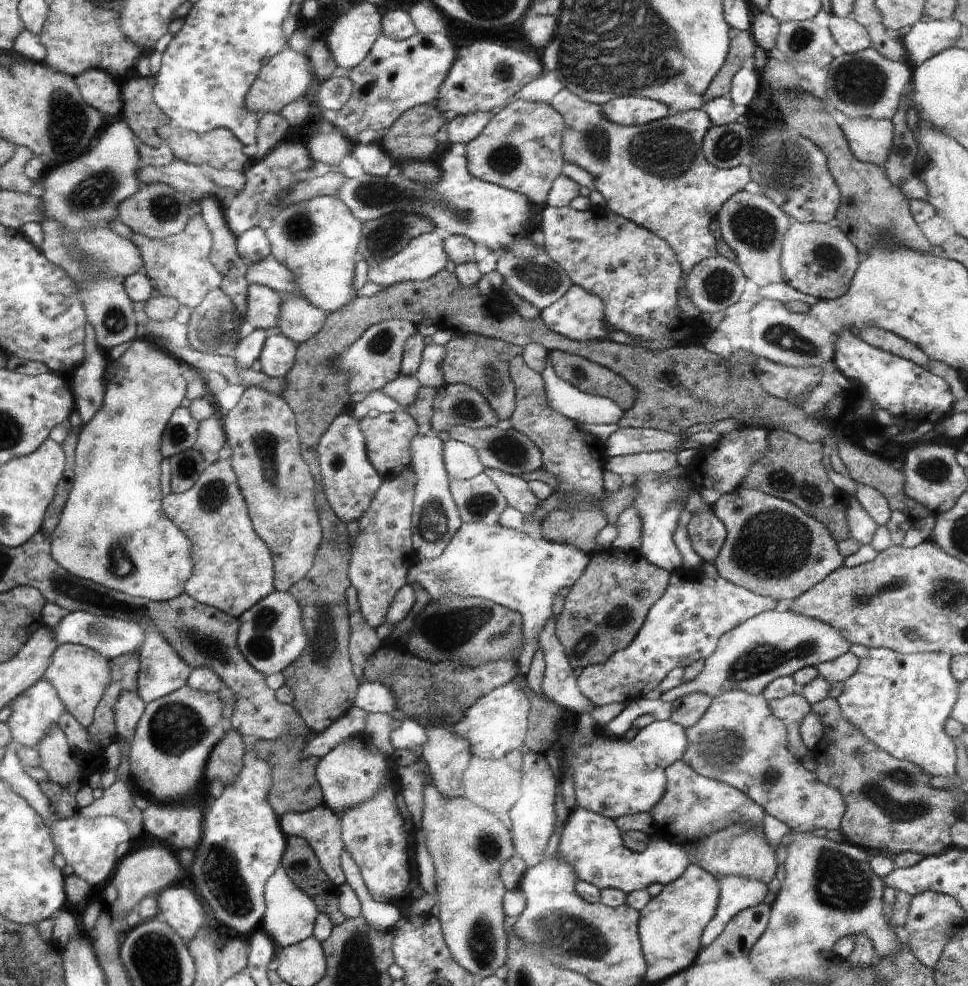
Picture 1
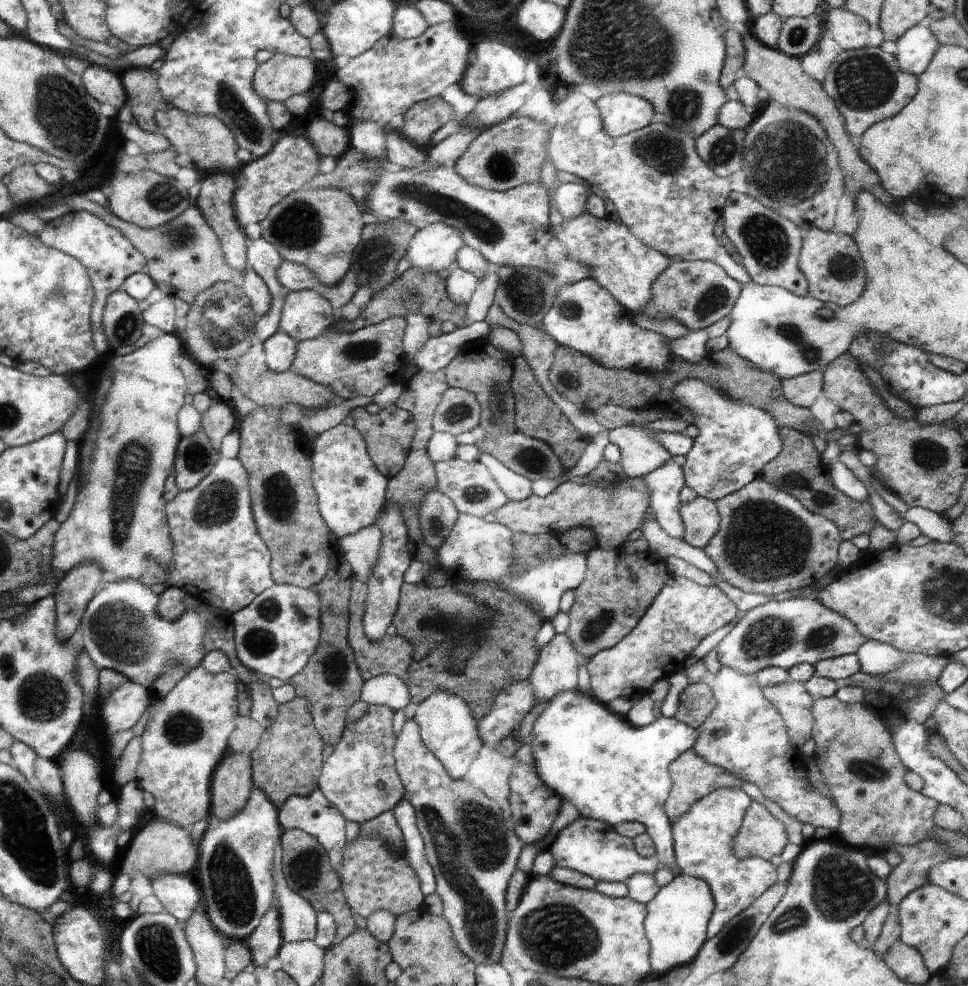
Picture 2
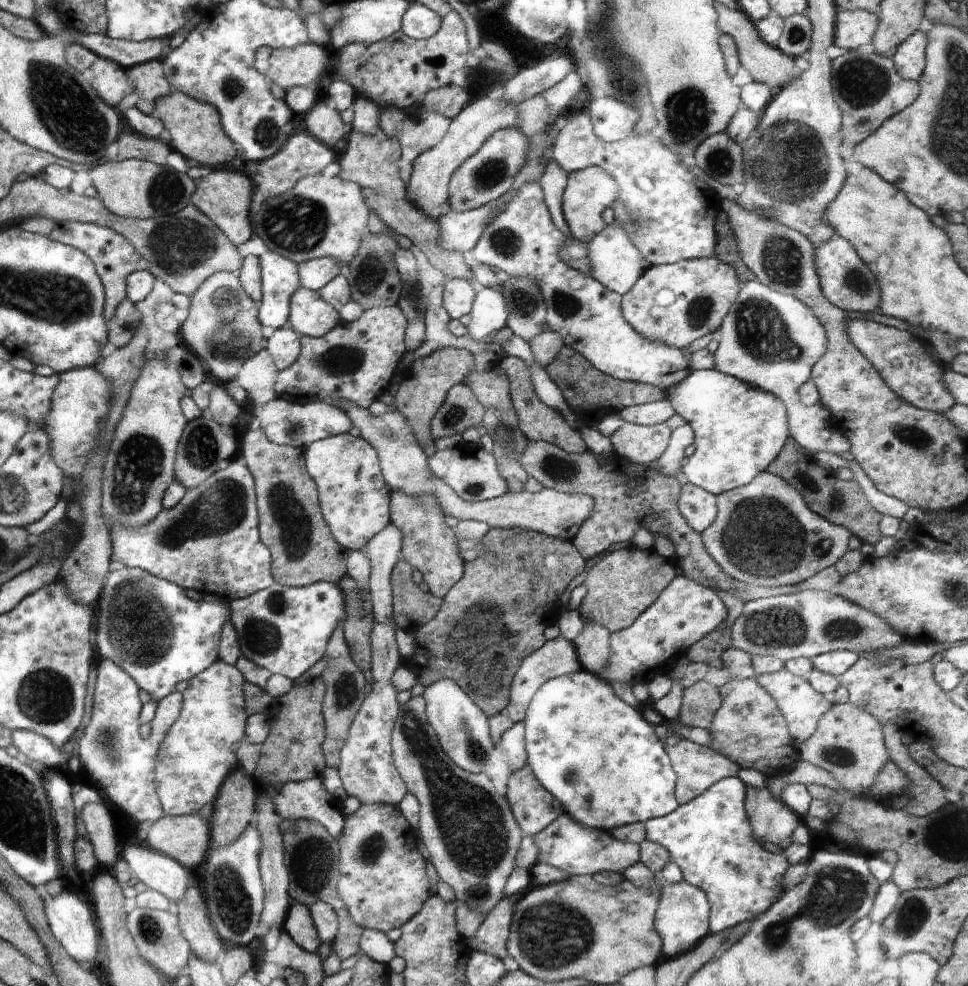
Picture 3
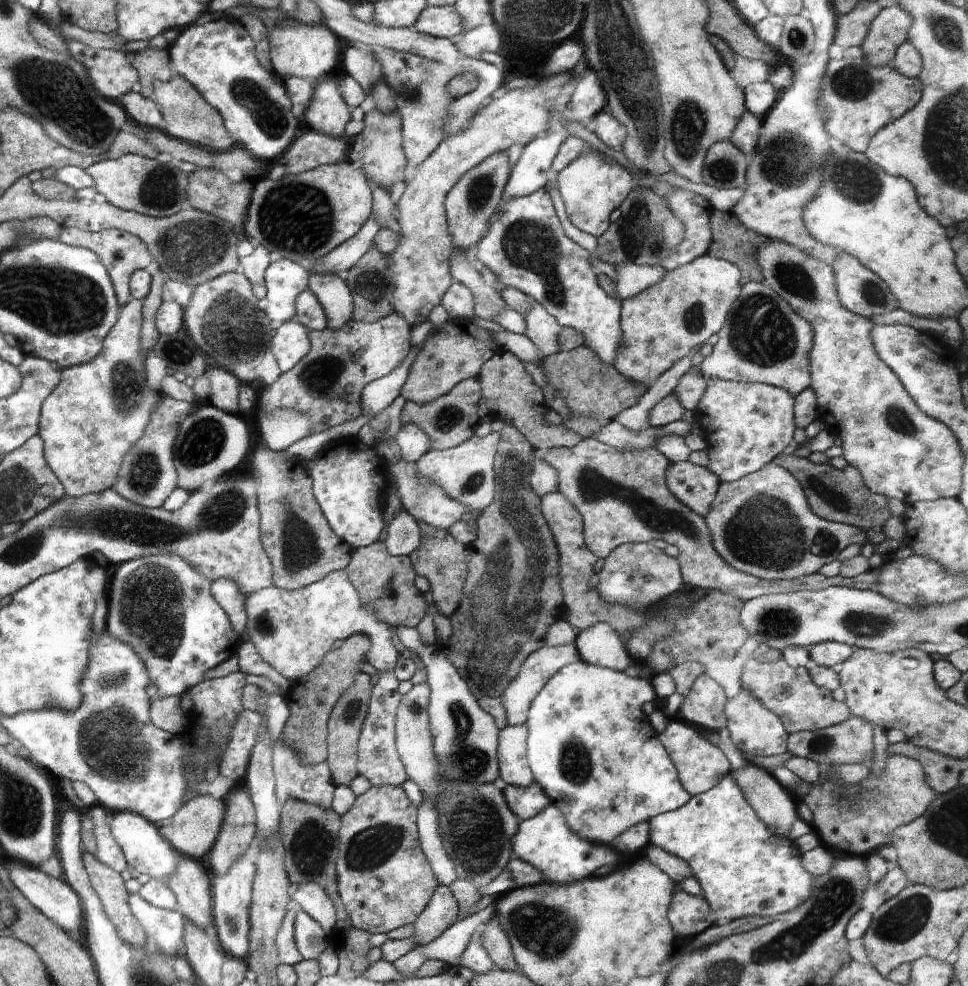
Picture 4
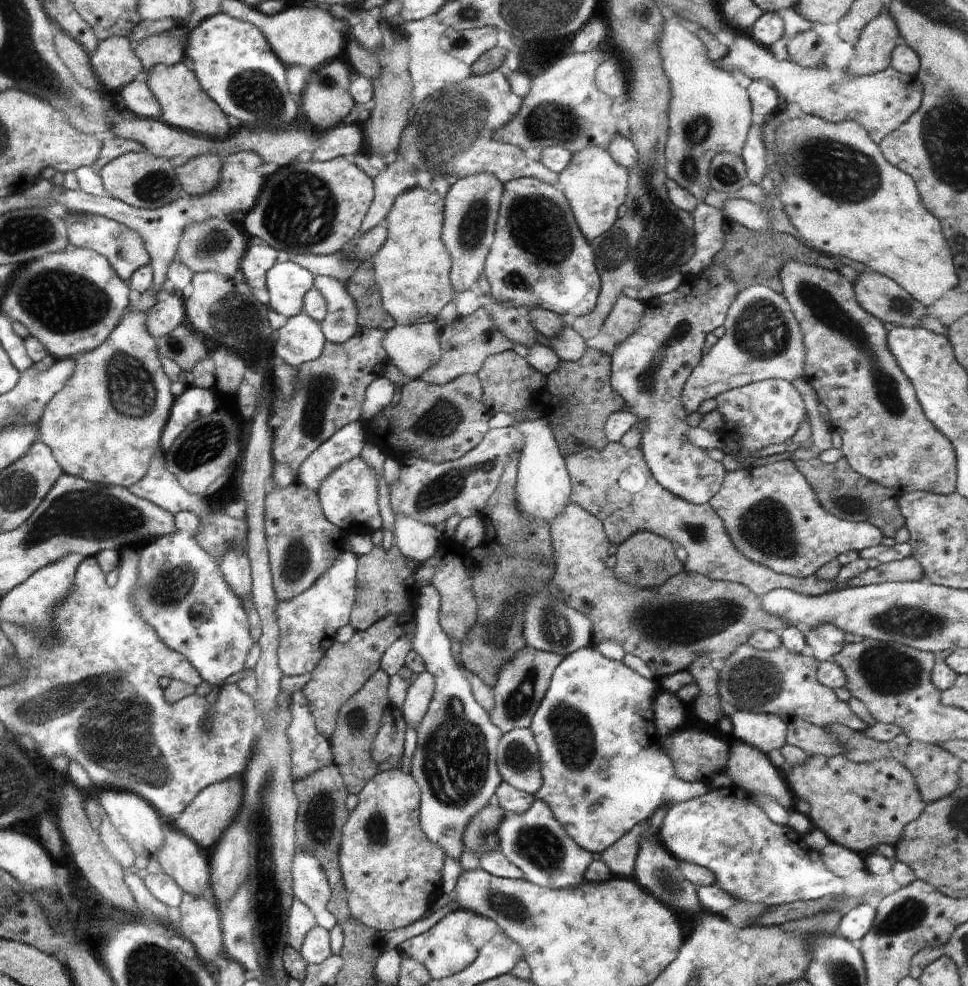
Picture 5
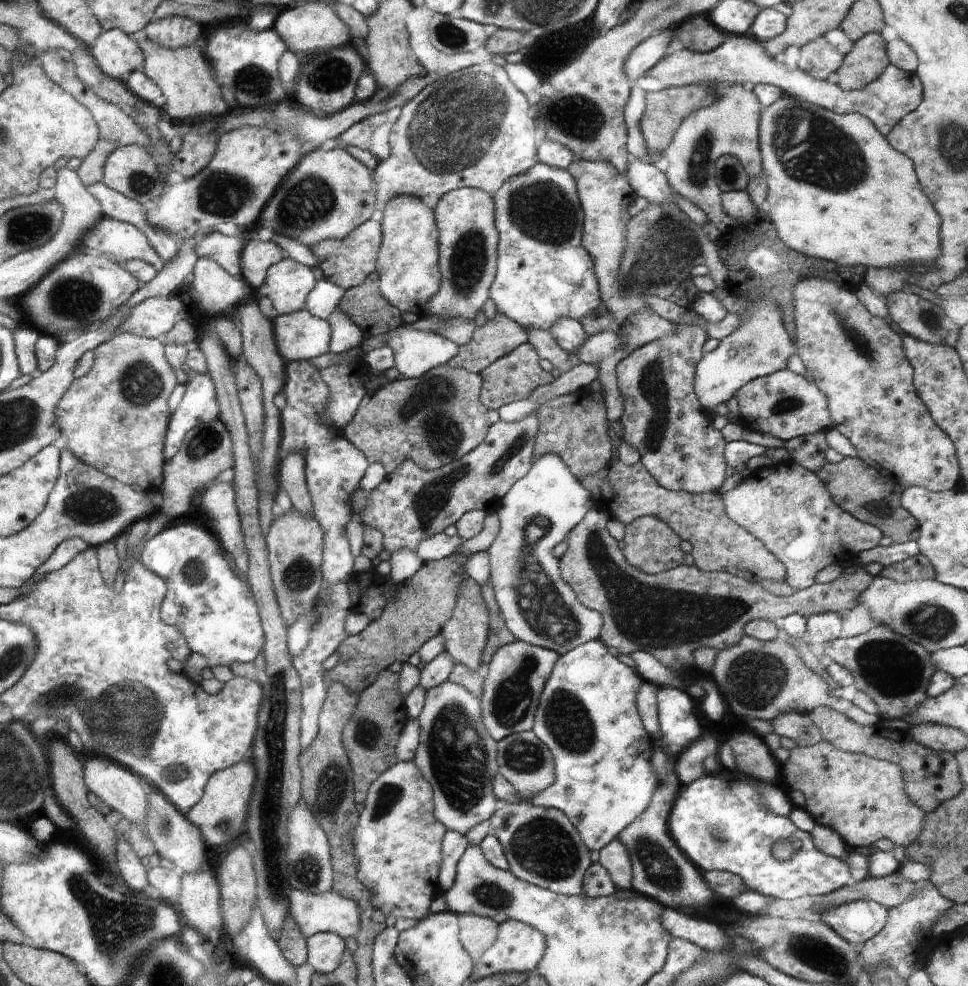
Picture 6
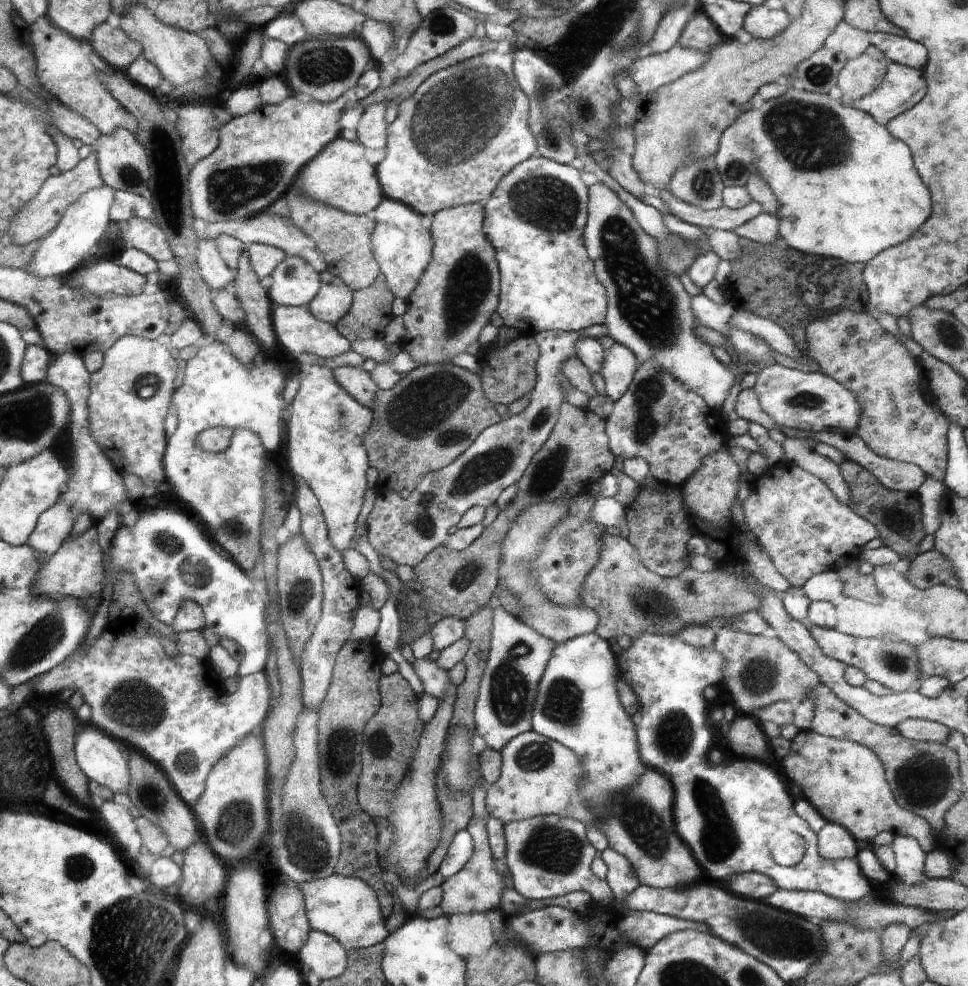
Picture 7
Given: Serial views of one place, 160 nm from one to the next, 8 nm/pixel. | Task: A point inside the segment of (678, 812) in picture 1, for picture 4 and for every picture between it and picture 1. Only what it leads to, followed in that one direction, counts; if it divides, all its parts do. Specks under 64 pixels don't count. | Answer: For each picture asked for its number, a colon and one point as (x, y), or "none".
2: (692, 778)
3: (697, 768)
4: (700, 765)

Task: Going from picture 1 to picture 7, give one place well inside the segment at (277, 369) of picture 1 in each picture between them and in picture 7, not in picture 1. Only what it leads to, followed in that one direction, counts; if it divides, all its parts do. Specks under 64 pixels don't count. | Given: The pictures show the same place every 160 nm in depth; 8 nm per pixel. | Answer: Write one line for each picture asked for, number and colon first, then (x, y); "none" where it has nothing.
2: (280, 349)
3: (284, 347)
4: (291, 343)
5: (300, 340)
6: (299, 336)
7: (296, 329)

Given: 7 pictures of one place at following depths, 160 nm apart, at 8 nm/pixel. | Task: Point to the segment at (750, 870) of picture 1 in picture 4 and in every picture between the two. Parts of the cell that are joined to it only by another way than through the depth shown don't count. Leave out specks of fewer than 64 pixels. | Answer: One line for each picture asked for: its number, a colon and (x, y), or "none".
2: (761, 834)
3: (771, 822)
4: (774, 805)

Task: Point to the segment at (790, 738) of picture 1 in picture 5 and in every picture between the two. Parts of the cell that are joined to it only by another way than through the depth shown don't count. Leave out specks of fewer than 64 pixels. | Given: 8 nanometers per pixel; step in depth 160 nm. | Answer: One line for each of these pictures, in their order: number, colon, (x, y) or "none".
2: (793, 701)
3: (802, 707)
4: (789, 692)
5: (779, 682)

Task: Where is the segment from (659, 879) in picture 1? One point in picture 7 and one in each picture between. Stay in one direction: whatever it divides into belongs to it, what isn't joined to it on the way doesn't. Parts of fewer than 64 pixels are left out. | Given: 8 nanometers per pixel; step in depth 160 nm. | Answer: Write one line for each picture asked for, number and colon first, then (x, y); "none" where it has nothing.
2: (592, 847)
3: (578, 849)
4: (545, 841)
5: (535, 841)
6: (541, 845)
7: (548, 856)

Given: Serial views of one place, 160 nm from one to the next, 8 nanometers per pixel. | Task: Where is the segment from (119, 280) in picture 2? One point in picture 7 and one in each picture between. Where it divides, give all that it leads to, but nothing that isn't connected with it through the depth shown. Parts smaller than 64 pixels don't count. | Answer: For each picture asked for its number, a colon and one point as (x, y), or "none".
3: (114, 259)
4: (123, 253)
5: (123, 247)
6: (122, 241)
7: (146, 236)

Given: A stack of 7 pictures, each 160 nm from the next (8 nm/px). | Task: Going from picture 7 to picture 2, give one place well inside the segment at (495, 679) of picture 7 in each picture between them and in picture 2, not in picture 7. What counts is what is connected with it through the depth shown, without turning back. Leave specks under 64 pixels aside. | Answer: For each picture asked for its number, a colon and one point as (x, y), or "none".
2: (556, 669)
3: (558, 657)
4: (540, 666)
5: (521, 684)
6: (513, 680)

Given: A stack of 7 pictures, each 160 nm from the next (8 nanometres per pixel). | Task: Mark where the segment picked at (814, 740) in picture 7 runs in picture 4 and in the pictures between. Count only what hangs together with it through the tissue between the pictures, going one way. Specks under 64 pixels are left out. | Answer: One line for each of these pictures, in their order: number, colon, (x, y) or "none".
4: (857, 819)
5: (858, 806)
6: (862, 799)

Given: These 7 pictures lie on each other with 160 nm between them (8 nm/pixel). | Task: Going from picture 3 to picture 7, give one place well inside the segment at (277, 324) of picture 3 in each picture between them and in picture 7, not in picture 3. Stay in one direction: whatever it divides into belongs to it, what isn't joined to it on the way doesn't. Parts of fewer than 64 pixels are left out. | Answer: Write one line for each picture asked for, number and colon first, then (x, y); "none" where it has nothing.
4: (285, 280)
5: (287, 282)
6: (290, 282)
7: (294, 282)

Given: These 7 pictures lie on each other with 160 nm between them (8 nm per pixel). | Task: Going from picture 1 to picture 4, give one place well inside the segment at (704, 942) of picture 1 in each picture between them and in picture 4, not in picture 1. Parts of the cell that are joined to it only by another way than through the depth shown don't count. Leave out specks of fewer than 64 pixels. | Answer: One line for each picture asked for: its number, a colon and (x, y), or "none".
2: (703, 836)
3: (710, 839)
4: (731, 853)

